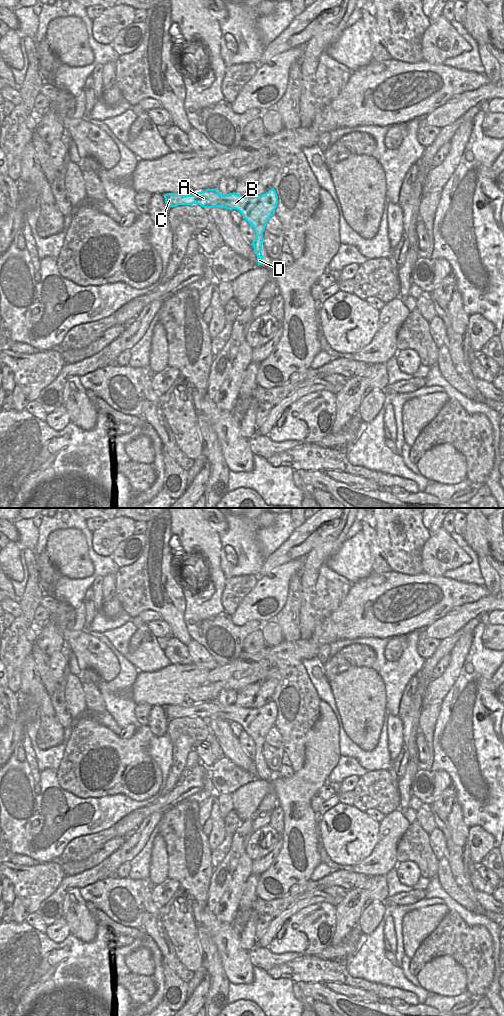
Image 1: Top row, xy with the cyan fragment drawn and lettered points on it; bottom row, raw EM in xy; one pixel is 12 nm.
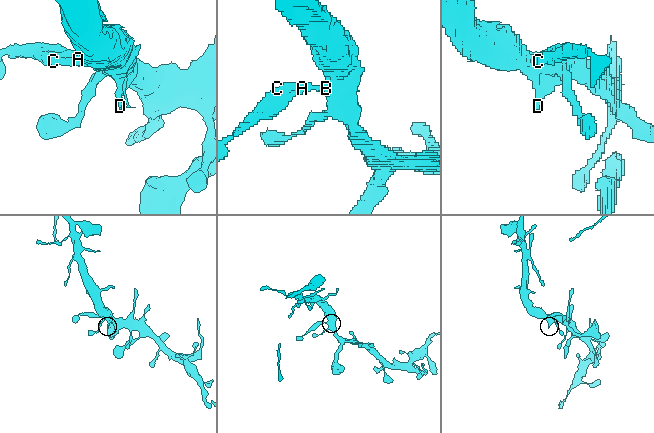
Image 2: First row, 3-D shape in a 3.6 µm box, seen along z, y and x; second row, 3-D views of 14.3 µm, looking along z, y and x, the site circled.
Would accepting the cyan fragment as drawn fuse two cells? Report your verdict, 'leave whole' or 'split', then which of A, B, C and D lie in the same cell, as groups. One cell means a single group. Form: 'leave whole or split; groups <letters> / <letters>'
leave whole; groups A B C D

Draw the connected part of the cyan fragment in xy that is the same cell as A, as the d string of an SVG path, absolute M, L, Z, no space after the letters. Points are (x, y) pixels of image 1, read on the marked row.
M274 188L260 196L253 196L252 194L242 196L235 192L223 195L216 189L207 189L193 195L167 193L163 196L168 207L198 204L204 208L221 207L238 210L243 219L254 228L255 240L252 245L258 265L262 265L263 232L268 220L275 214L278 204L278 196Z

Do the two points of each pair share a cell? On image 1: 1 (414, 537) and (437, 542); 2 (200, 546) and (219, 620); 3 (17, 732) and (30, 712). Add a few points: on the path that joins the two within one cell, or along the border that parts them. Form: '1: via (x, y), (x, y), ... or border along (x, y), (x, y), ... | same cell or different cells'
1: border along (431, 535), (422, 548), (421, 563) | different cells
2: via (212, 564), (212, 579), (214, 581), (213, 602) | same cell
3: via (18, 727), (25, 717) | same cell

